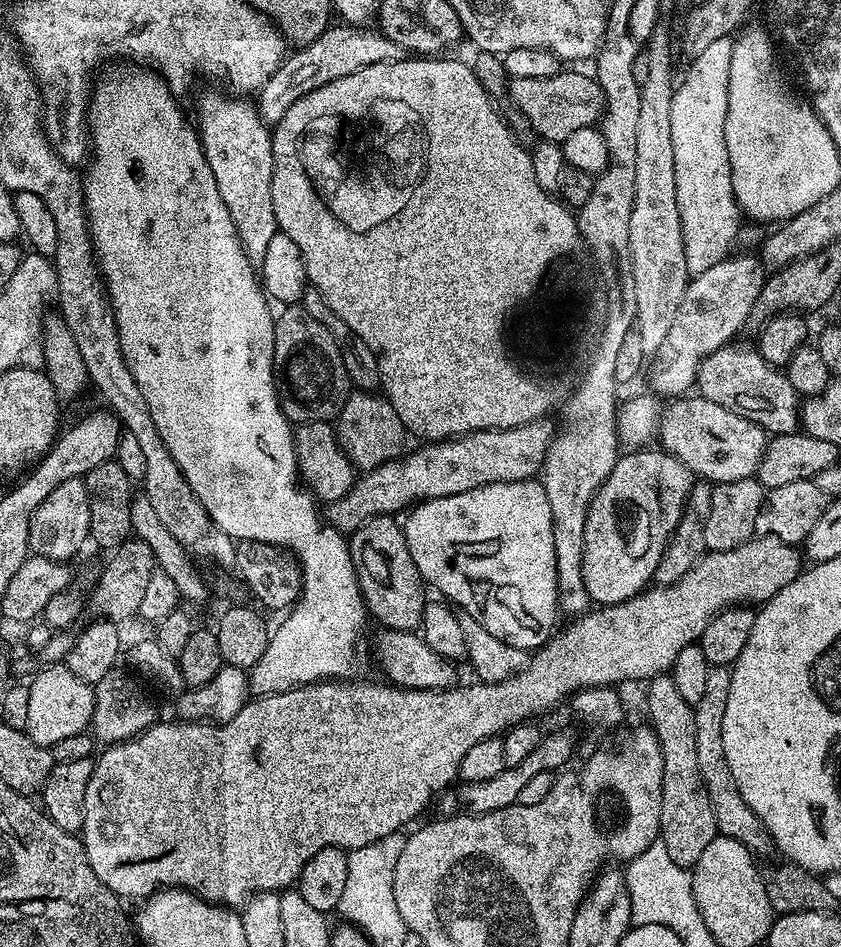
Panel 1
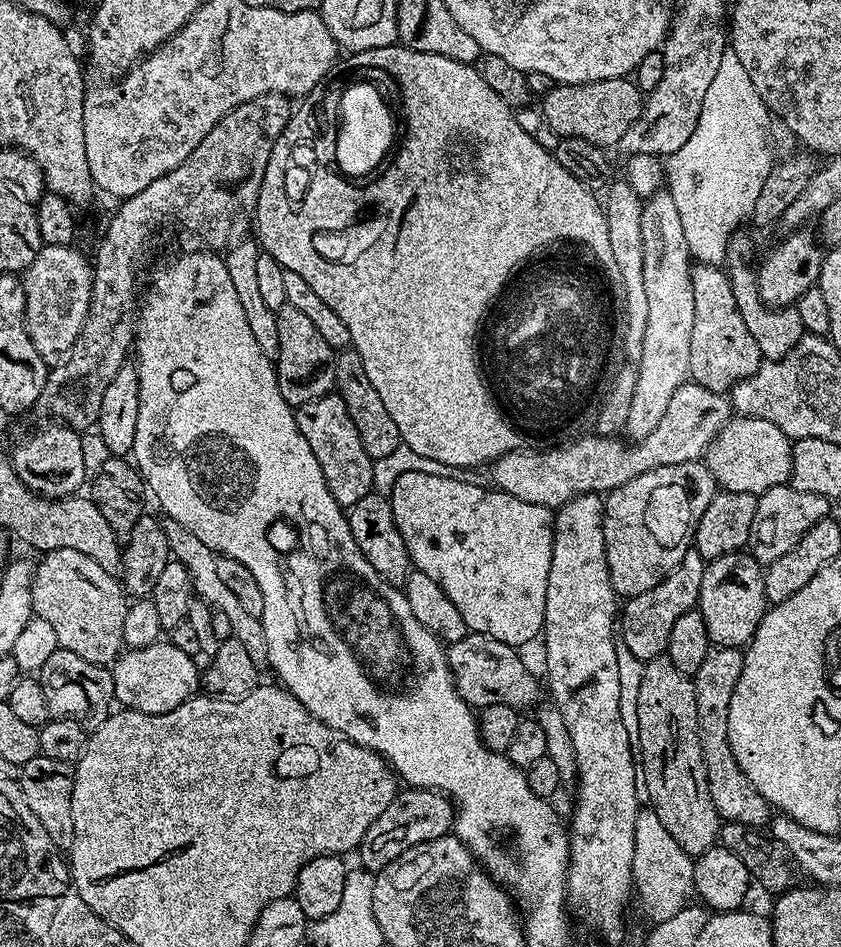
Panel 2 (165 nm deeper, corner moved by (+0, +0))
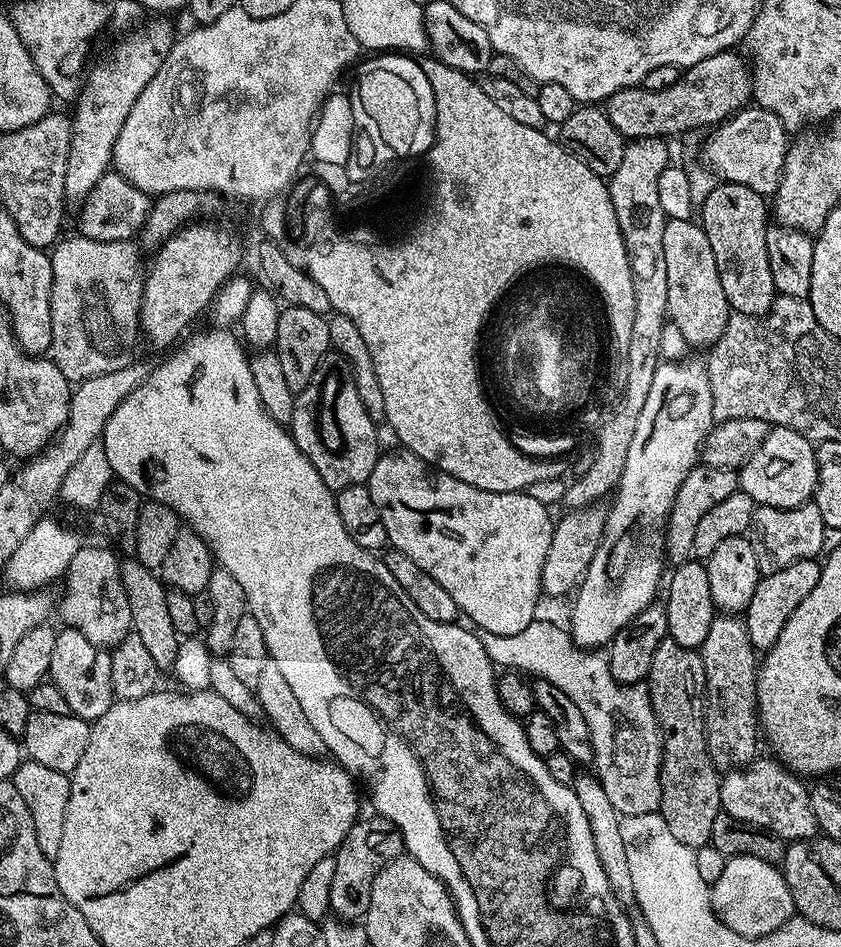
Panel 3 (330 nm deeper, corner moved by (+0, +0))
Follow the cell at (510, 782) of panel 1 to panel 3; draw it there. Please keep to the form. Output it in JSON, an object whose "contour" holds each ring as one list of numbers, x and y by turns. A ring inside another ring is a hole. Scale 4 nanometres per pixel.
{"contour":[[373,815,373,820,361,819,346,834,334,855,334,883,330,886,330,912,341,922,360,922,368,915,370,890,374,878,392,860,397,860,404,852,404,839,398,828,383,816]]}

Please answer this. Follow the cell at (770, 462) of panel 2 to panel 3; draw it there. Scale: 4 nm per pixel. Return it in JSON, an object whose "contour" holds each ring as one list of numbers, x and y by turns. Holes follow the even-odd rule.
{"contour":[[769,427,766,438,754,454,738,470,738,488,745,492,758,506,774,506,775,508,797,508,809,503,816,495,818,482,818,462,813,441,807,440,798,430,789,428]]}

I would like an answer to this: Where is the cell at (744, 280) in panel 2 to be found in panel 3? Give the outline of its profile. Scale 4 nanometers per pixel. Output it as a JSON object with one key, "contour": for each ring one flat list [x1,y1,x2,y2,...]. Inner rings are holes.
{"contour":[[718,182,698,210,698,220,714,250,718,278,726,290,732,312,764,316,778,295,770,275,770,254,766,254,766,234,770,227,770,204,750,186]]}

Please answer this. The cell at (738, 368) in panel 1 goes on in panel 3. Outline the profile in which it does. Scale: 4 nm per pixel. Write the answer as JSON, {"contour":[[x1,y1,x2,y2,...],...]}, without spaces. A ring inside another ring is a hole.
{"contour":[[695,219,668,220,662,230,662,251,666,257,666,302,669,321,676,324,678,330,682,330,682,338,689,346,715,344,726,330,730,309,726,302,726,290,722,290,722,278,718,278,718,266,714,262,710,238,706,238,703,227]]}

